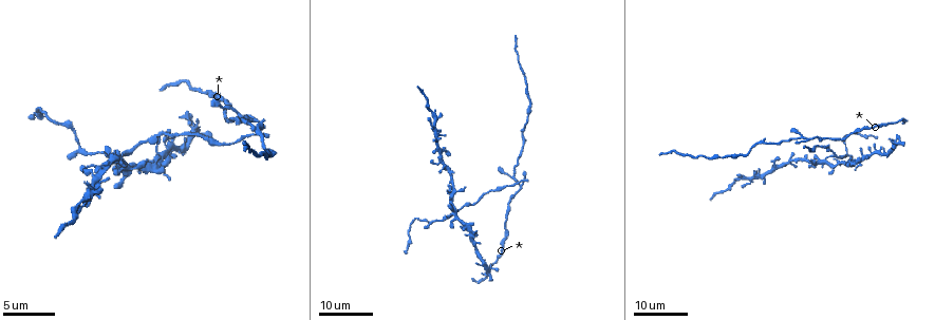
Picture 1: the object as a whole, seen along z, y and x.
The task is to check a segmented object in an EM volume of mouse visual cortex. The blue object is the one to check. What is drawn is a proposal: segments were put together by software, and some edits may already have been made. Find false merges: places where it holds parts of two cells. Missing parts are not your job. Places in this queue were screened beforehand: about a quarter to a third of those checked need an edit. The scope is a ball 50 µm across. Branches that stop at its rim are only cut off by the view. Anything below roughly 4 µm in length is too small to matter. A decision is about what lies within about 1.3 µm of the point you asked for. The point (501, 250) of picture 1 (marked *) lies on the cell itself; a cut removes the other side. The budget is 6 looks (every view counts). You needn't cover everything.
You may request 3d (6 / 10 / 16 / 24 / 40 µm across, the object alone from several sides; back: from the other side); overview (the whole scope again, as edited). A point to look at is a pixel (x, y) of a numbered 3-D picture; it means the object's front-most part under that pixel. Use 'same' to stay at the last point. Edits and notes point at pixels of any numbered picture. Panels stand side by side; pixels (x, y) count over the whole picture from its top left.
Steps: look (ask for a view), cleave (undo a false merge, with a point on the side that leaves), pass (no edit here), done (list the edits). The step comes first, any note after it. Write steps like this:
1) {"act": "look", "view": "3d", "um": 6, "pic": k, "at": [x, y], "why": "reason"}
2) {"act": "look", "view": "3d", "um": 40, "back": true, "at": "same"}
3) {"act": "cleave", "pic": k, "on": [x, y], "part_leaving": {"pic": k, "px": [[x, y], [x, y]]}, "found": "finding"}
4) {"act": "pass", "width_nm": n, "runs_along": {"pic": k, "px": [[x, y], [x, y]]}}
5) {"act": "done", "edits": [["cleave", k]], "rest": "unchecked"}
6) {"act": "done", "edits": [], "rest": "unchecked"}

{"act": "look", "view": "3d", "um": 16, "pic": 1, "at": [854, 159], "why": "three arms meet"}

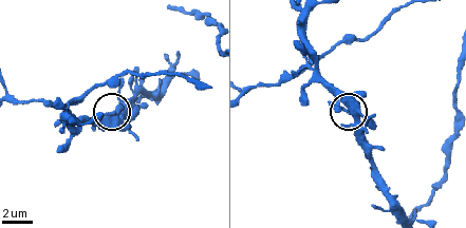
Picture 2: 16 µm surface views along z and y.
{"act": "look", "view": "3d", "um": 6, "pic": 2, "at": [108, 112]}

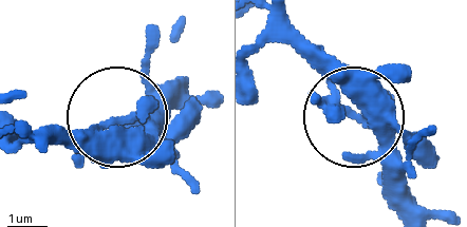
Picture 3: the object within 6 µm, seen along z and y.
{"act": "pass", "found": "one cell here"}

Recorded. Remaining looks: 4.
{"act": "look", "view": "3d", "um": 16, "pic": 1, "at": [837, 160], "why": "four or more arms meet"}

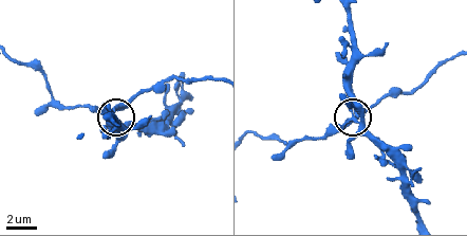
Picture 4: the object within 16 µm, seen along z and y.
{"act": "look", "view": "3d", "um": 10, "pic": 4, "at": [353, 115]}

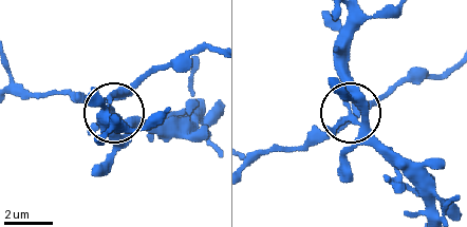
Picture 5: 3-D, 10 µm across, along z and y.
{"act": "cleave", "pic": 5, "on": [149, 72], "part_leaving": {"pic": 5, "px": [[125, 94], [78, 100], [30, 90], [14, 76]]}, "found": "a second cell is stuck on"}

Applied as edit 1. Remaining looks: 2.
{"act": "done", "edits": [["cleave", 5]], "rest": "unchecked"}

